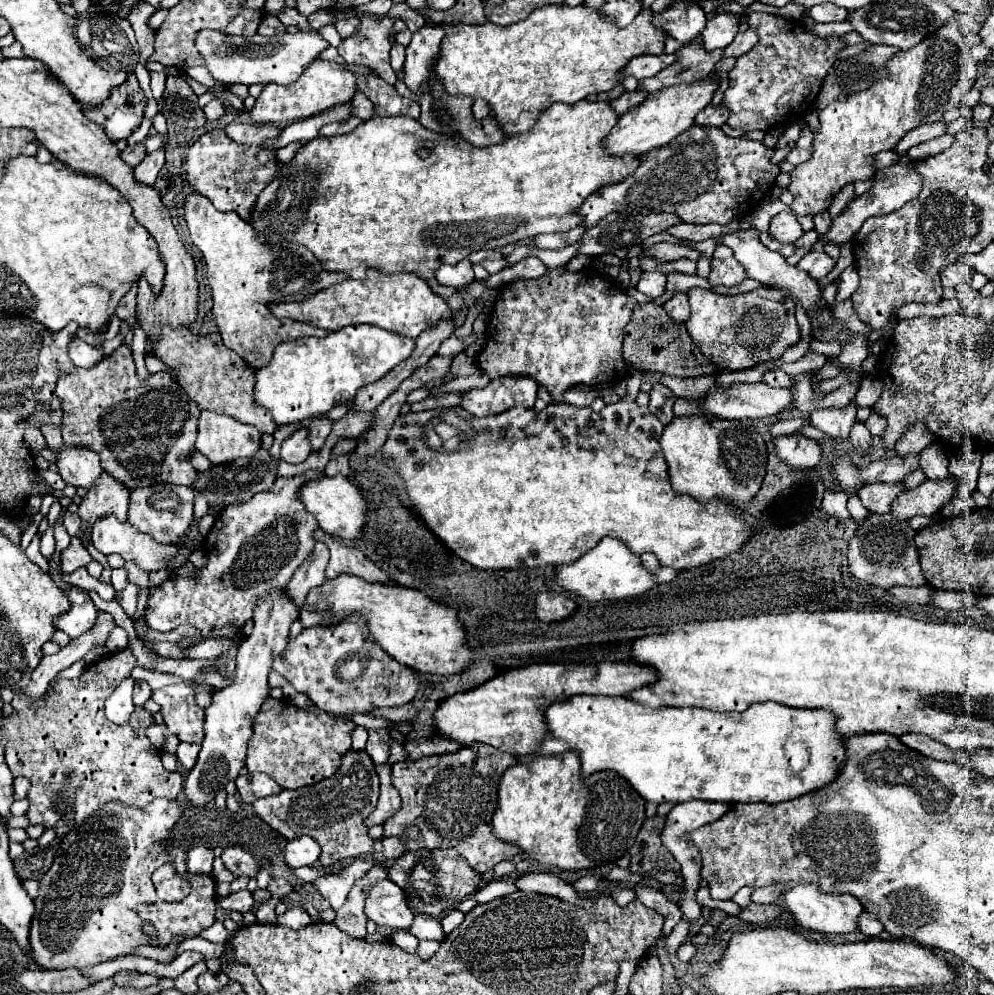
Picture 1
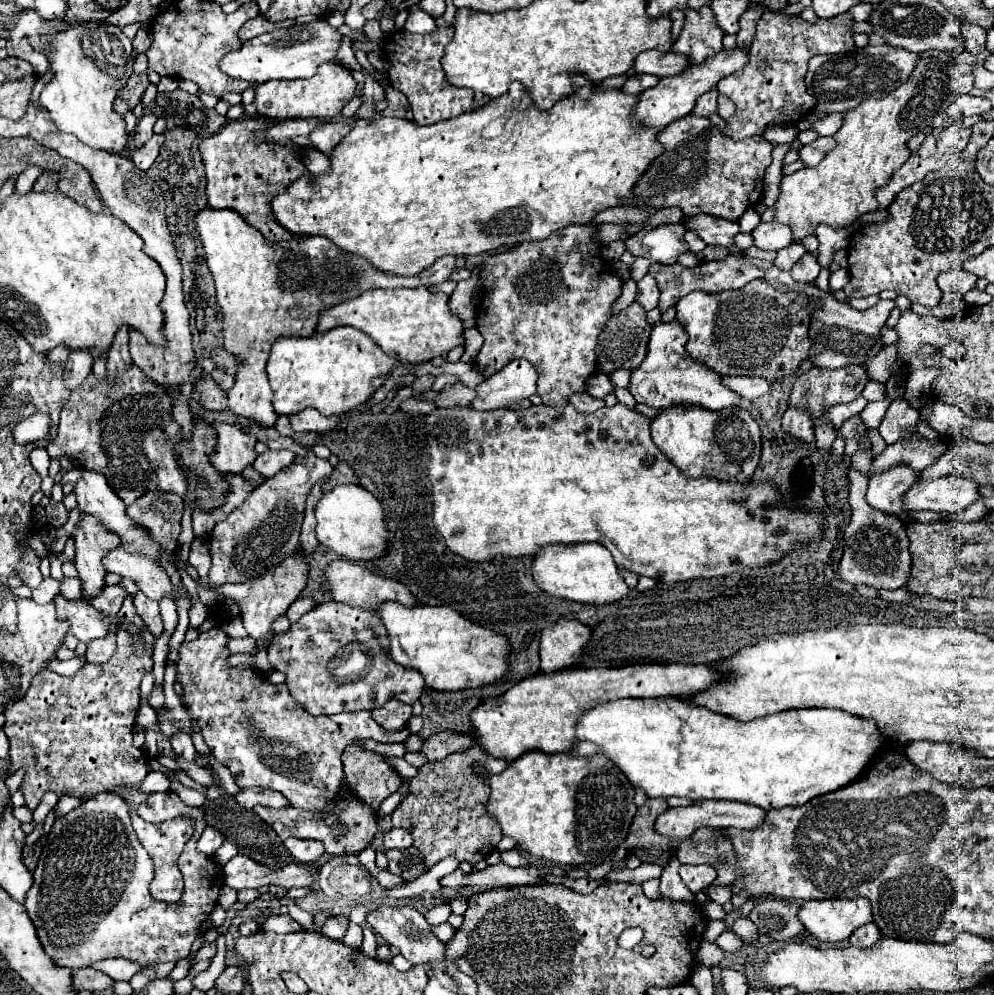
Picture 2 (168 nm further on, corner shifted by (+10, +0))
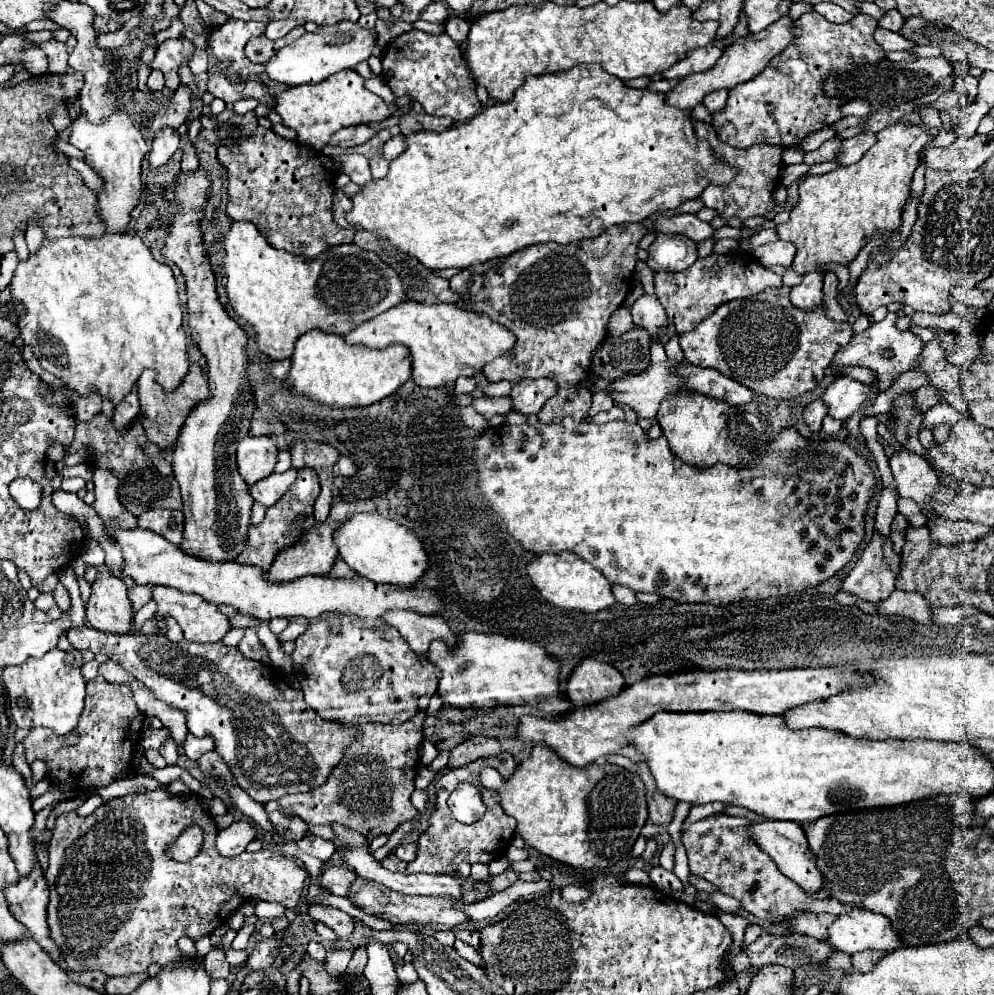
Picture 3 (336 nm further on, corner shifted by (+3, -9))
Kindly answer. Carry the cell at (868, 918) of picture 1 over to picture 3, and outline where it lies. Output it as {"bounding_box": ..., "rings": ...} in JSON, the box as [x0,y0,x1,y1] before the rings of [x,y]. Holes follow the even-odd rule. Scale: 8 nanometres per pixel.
{"bounding_box":[852,950,886,972],"rings":[[[864,950],[852,956],[852,966],[856,972],[870,972],[878,960],[884,956],[886,952],[878,952],[878,950]]]}

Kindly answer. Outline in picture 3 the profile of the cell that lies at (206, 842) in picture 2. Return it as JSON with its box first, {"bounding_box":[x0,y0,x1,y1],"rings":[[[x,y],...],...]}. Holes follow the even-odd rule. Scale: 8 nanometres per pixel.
{"bounding_box":[216,822,256,856],"rings":[[[234,822],[232,826],[218,832],[216,846],[222,856],[238,856],[246,850],[248,842],[256,838],[256,828],[250,822]]]}

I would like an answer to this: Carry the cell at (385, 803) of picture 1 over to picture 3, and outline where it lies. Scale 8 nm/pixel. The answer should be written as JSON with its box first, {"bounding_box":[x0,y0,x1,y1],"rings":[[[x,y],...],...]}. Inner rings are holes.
{"bounding_box":[280,712,426,840],"rings":[[[418,712],[404,724],[358,724],[358,736],[342,754],[342,760],[330,772],[326,784],[306,794],[290,794],[280,798],[280,808],[290,808],[306,824],[342,824],[358,830],[366,840],[380,834],[392,834],[396,826],[410,820],[416,810],[410,804],[414,778],[420,764],[420,744],[424,740],[422,726],[426,712]]]}

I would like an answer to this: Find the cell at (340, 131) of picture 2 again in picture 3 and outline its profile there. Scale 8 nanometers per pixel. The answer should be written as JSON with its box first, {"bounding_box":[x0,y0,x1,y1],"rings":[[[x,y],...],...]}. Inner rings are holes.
{"bounding_box":[338,154,372,186],"rings":[[[346,154],[346,156],[340,156],[338,162],[340,162],[342,172],[348,174],[348,176],[352,178],[352,182],[358,184],[358,186],[366,186],[368,180],[372,178],[372,176],[370,176],[370,164],[368,164],[366,156]]]}

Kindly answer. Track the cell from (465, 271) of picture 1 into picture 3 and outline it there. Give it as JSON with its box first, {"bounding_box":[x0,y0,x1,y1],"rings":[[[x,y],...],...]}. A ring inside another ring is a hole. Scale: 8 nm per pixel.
{"bounding_box":[226,222,406,360],"rings":[[[232,222],[226,236],[226,290],[240,318],[252,324],[258,348],[274,360],[290,358],[294,342],[310,330],[348,334],[358,324],[404,300],[406,286],[374,252],[340,244],[316,258],[272,248],[250,222]]]}

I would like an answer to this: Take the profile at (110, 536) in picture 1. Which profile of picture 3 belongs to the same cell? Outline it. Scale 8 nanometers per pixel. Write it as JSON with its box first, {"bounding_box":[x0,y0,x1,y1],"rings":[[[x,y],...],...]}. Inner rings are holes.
{"bounding_box":[154,586,232,644],"rings":[[[156,586],[154,588],[154,602],[158,604],[156,614],[162,616],[172,616],[180,628],[184,630],[184,638],[188,642],[200,642],[200,644],[208,644],[208,642],[220,642],[228,630],[232,630],[230,618],[226,618],[224,614],[218,612],[216,604],[210,604],[208,600],[204,600],[198,594],[186,594],[186,592],[178,592],[174,588],[166,588],[166,586]]]}

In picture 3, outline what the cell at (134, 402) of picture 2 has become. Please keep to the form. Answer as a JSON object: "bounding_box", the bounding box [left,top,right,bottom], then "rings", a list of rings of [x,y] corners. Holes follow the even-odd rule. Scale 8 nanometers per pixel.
{"bounding_box":[70,414,182,516],"rings":[[[98,414],[96,418],[88,422],[80,422],[74,434],[74,442],[70,444],[70,452],[80,450],[88,446],[94,454],[94,462],[102,468],[110,468],[120,478],[120,502],[128,512],[134,516],[140,516],[142,512],[150,508],[168,508],[168,510],[182,510],[182,498],[176,478],[172,478],[172,466],[164,458],[150,458],[142,452],[142,446],[146,444],[146,434],[140,424],[140,418],[132,424],[132,428],[126,434],[118,434],[112,420],[108,420],[104,414]]]}

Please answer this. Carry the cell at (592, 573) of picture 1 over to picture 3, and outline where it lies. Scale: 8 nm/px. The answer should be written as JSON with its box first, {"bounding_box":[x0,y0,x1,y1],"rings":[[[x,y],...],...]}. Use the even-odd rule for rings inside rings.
{"bounding_box":[526,552,616,612],"rings":[[[562,552],[562,554],[540,554],[536,556],[528,566],[526,572],[540,592],[540,596],[564,610],[582,610],[582,612],[598,612],[612,604],[616,604],[612,594],[612,584],[588,562],[584,562],[580,556]]]}

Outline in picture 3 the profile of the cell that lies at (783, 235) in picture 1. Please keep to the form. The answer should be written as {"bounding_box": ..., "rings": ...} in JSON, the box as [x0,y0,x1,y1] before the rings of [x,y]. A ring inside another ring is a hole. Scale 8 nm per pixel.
{"bounding_box":[754,240,796,266],"rings":[[[776,240],[772,244],[764,244],[754,250],[754,258],[764,266],[790,266],[794,254],[796,254],[794,244],[784,240]]]}

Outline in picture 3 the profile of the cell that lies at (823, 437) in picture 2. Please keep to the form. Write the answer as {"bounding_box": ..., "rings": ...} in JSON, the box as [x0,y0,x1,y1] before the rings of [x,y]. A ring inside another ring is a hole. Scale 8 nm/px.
{"bounding_box":[822,416,842,436],"rings":[[[826,416],[826,418],[824,418],[822,432],[824,432],[826,436],[838,436],[838,432],[840,432],[840,430],[842,430],[842,422],[840,422],[840,420],[830,418],[830,416]]]}

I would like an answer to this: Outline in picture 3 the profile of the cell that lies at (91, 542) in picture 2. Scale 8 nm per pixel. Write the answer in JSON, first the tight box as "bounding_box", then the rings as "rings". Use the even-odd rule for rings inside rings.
{"bounding_box":[86,568,134,636],"rings":[[[98,568],[100,576],[94,582],[92,596],[86,604],[86,620],[92,628],[108,634],[124,636],[132,632],[134,612],[128,598],[128,588],[120,578],[106,568]]]}

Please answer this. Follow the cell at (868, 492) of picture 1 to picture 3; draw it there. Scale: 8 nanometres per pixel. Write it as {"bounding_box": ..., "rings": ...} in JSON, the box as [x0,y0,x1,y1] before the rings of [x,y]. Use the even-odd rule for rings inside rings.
{"bounding_box":[890,452,940,508],"rings":[[[896,452],[890,458],[890,468],[896,480],[896,490],[900,498],[910,498],[922,508],[928,494],[940,490],[940,482],[932,466],[918,454]]]}

